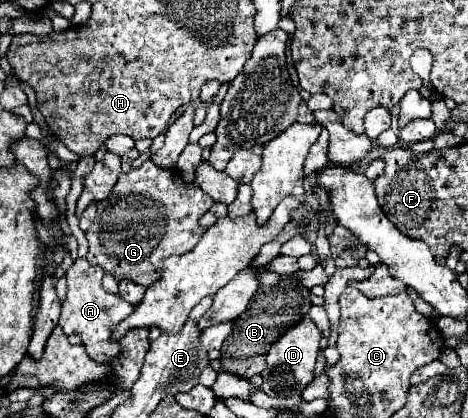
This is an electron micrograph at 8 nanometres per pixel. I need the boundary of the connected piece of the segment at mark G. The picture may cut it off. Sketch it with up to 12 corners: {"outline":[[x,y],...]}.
{"outline":[[151,160],[97,204],[89,264],[149,286],[213,198]]}

